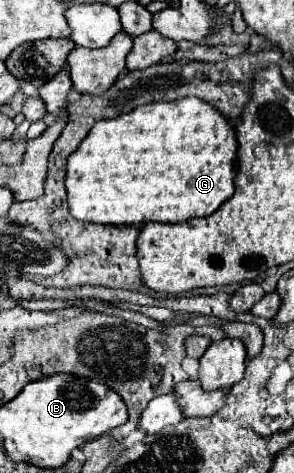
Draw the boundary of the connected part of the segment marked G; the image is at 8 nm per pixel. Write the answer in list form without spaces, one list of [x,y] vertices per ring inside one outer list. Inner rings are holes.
[[[198,97],[136,107],[122,117],[94,125],[80,147],[68,157],[66,189],[70,213],[86,223],[118,227],[150,221],[184,223],[194,217],[206,217],[234,195],[236,149],[236,131],[230,121]]]

